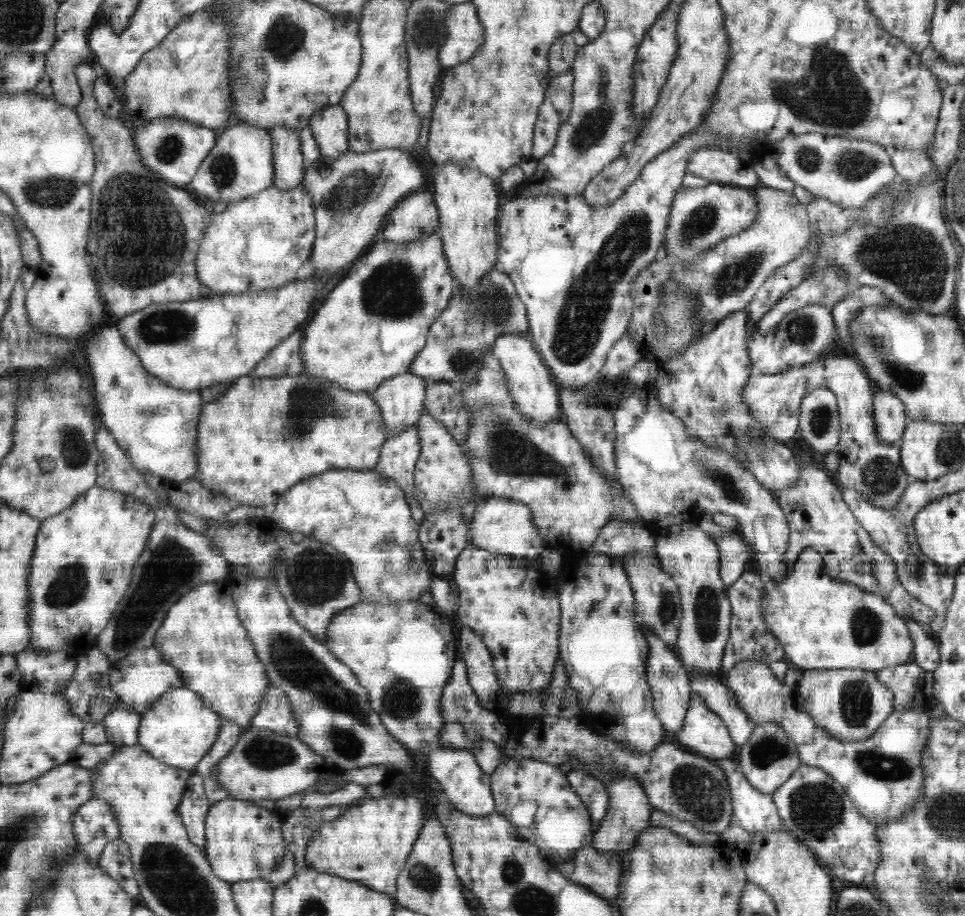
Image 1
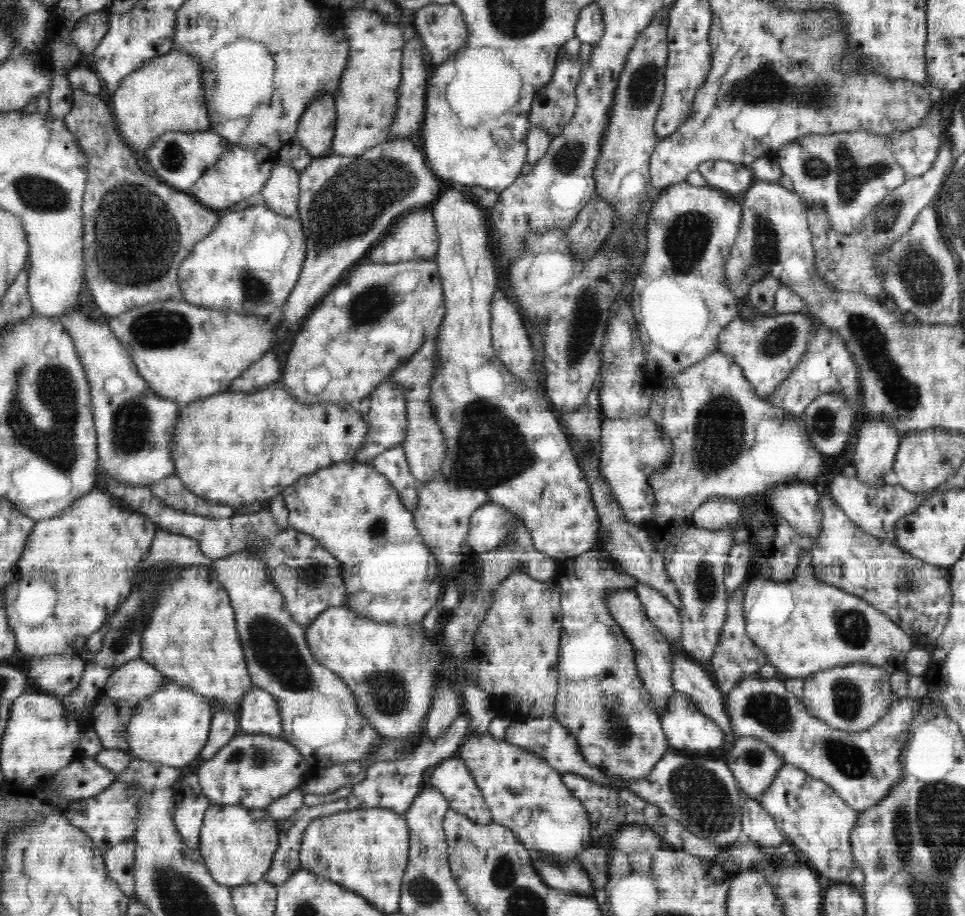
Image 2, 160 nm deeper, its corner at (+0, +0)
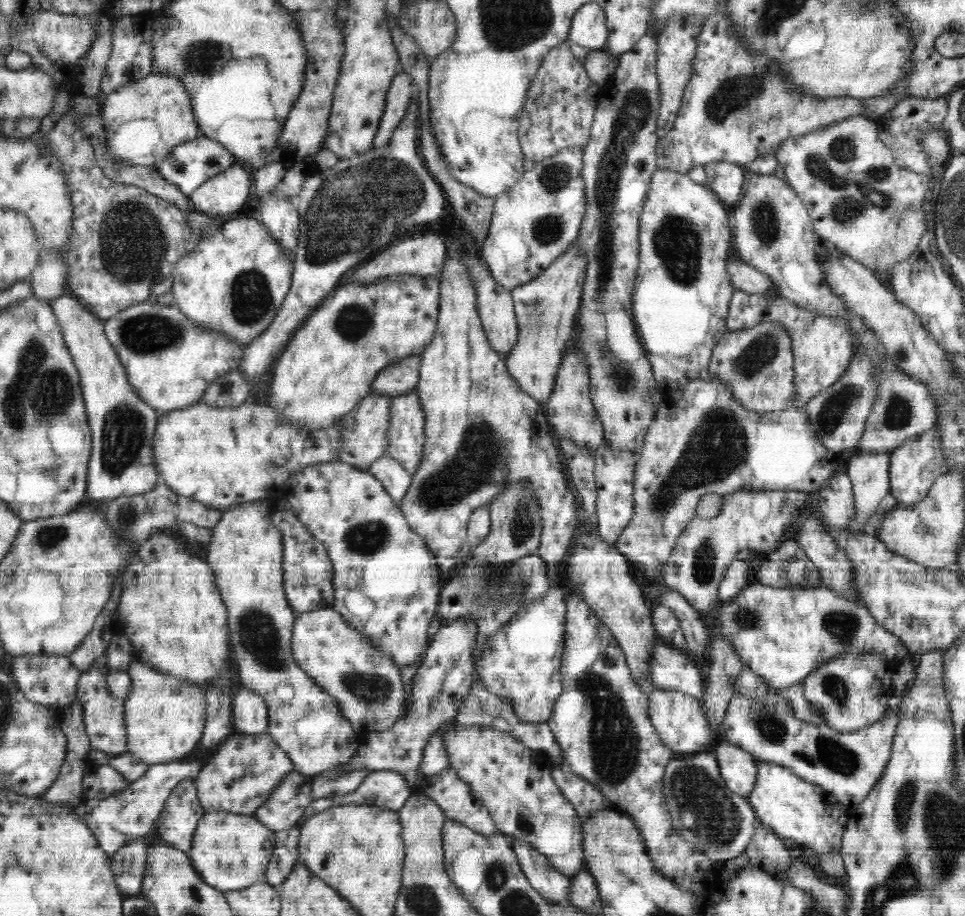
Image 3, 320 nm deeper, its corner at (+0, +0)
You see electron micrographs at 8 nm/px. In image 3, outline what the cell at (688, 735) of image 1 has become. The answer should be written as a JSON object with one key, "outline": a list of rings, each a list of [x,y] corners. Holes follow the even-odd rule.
{"outline":[[[654,689],[647,693],[649,698],[648,716],[659,734],[660,740],[674,753],[702,753],[714,731],[709,729],[699,698],[675,690]]]}

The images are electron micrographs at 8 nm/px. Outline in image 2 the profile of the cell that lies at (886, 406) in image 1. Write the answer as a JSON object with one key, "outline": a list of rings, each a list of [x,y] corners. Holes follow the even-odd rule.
{"outline":[[[865,419],[856,432],[852,461],[857,479],[872,487],[876,480],[886,477],[893,470],[900,442],[894,427]]]}

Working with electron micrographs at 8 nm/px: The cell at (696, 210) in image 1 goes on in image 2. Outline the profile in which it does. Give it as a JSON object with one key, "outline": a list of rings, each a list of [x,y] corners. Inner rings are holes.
{"outline":[[[687,181],[679,182],[668,186],[660,196],[653,200],[651,209],[647,214],[647,223],[645,226],[645,236],[646,236],[646,248],[643,263],[639,266],[638,276],[633,278],[633,293],[631,296],[631,307],[634,318],[636,318],[636,328],[638,331],[638,336],[640,337],[640,343],[642,343],[642,348],[644,349],[644,354],[648,354],[648,358],[652,358],[660,372],[664,376],[674,376],[678,372],[684,372],[688,366],[704,360],[708,354],[712,354],[714,350],[718,347],[718,336],[725,326],[728,326],[732,320],[739,316],[738,312],[738,297],[734,295],[730,285],[726,283],[726,271],[724,271],[724,266],[726,266],[726,258],[730,254],[730,248],[734,246],[736,235],[738,234],[741,221],[741,203],[739,198],[732,198],[727,194],[724,194],[718,189],[713,189],[705,183],[699,183],[696,185],[688,184]]]}

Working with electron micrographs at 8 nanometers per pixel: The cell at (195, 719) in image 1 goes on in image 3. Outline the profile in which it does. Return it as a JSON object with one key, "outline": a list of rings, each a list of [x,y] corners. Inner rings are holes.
{"outline":[[[138,658],[126,672],[131,678],[131,693],[123,700],[127,752],[149,765],[186,760],[203,735],[207,719],[204,689],[185,679],[172,681]]]}

